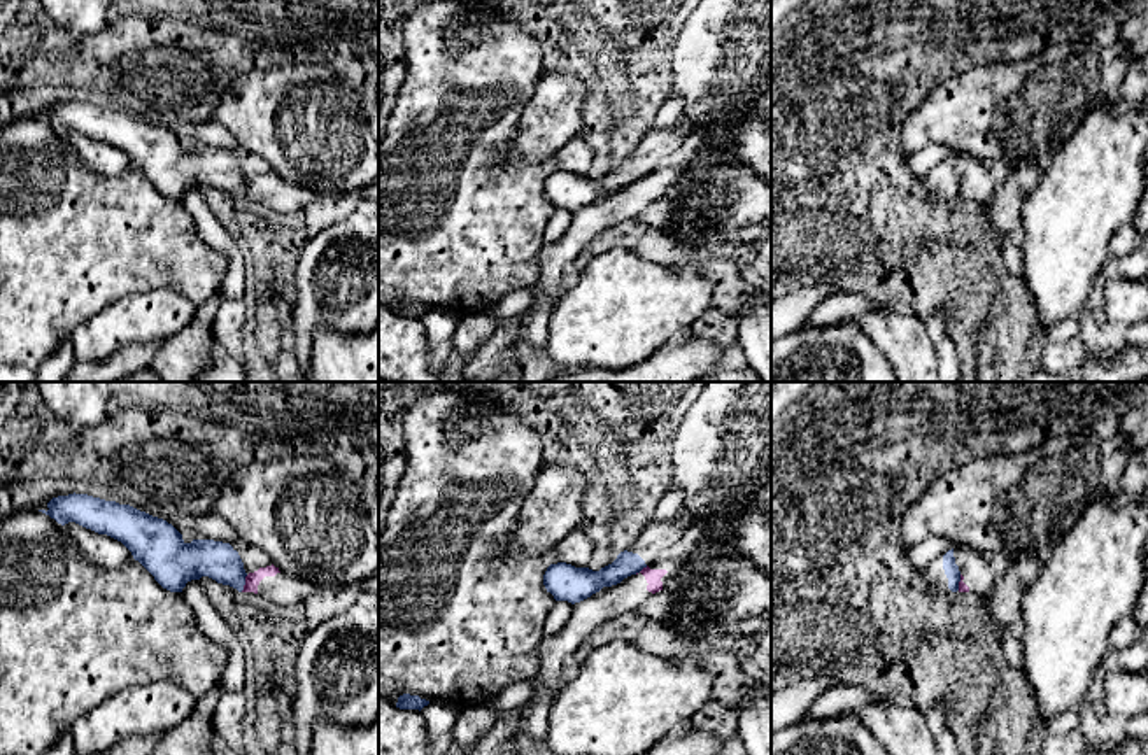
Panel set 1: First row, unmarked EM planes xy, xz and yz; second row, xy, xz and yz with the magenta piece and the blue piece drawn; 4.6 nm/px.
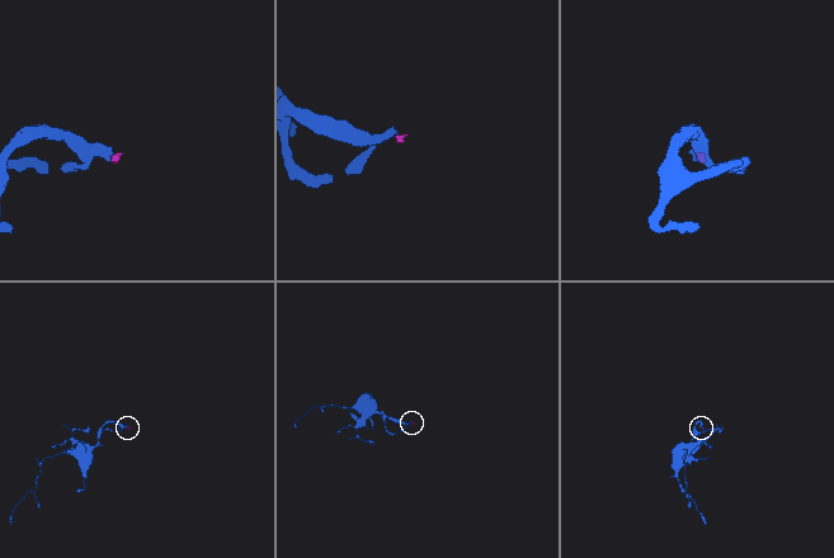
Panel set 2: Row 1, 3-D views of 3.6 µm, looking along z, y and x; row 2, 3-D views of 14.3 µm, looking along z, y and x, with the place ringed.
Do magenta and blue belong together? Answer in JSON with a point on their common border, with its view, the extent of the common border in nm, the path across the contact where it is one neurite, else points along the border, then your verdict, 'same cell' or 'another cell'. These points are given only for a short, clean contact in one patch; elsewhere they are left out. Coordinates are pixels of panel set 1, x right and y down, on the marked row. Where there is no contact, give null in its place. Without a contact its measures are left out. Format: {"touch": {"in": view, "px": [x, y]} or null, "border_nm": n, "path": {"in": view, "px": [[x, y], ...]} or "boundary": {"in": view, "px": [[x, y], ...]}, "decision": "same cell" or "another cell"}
{"touch": {"in": "xy", "px": [246, 584]}, "border_nm": 90, "boundary": {"in": "xy", "px": [[248, 575], [240, 591]]}, "decision": "another cell"}

